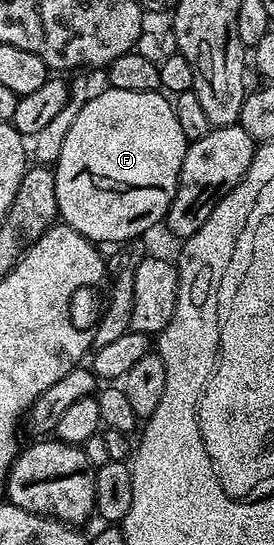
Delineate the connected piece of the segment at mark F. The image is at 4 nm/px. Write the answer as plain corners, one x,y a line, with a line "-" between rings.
104,88
104,93
88,96
87,101
77,111
77,120
69,127
69,135
65,135
65,143
61,147
61,155
53,163
55,182
57,183
57,207
62,224
73,231
85,235
96,243
103,241
131,241
142,233
147,233
155,224
162,222
173,203
173,195
177,191
177,183
181,175
181,163
185,159
185,151
189,144
185,131
181,131
181,123
177,123
174,104
162,92
125,91
124,89

